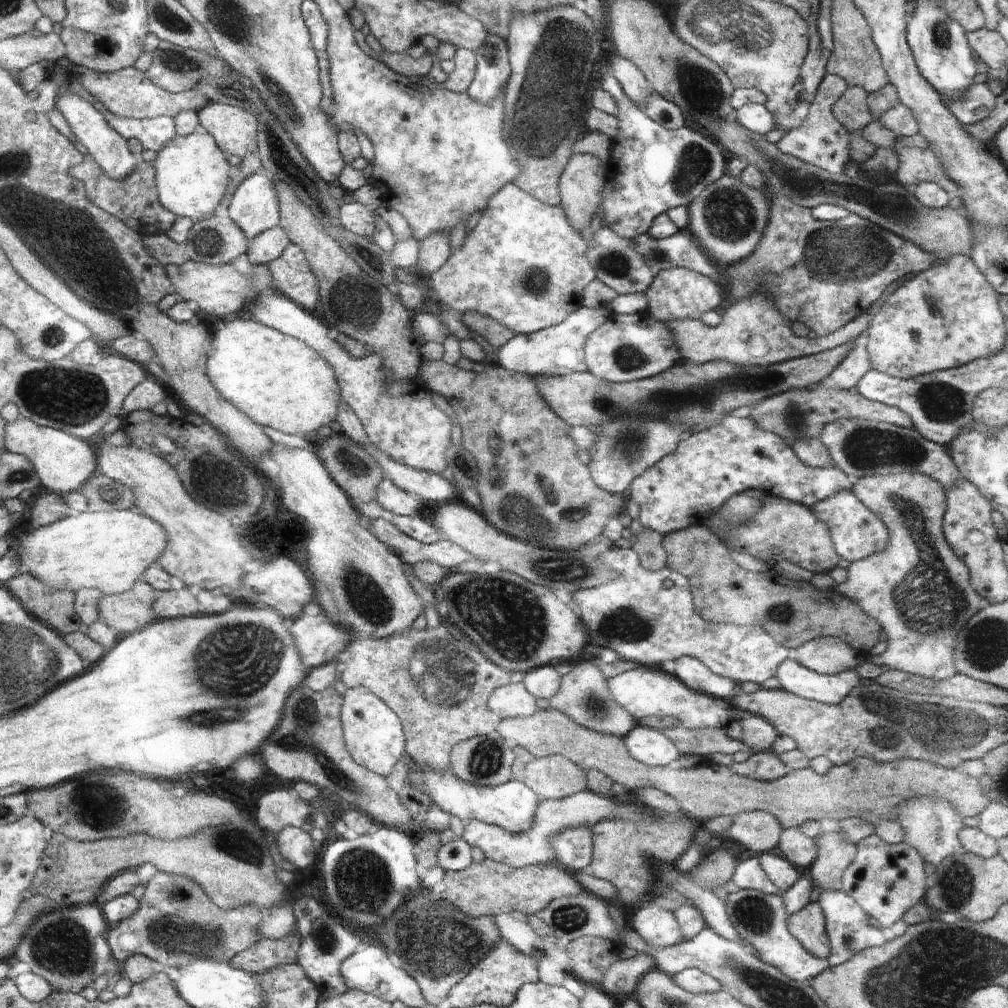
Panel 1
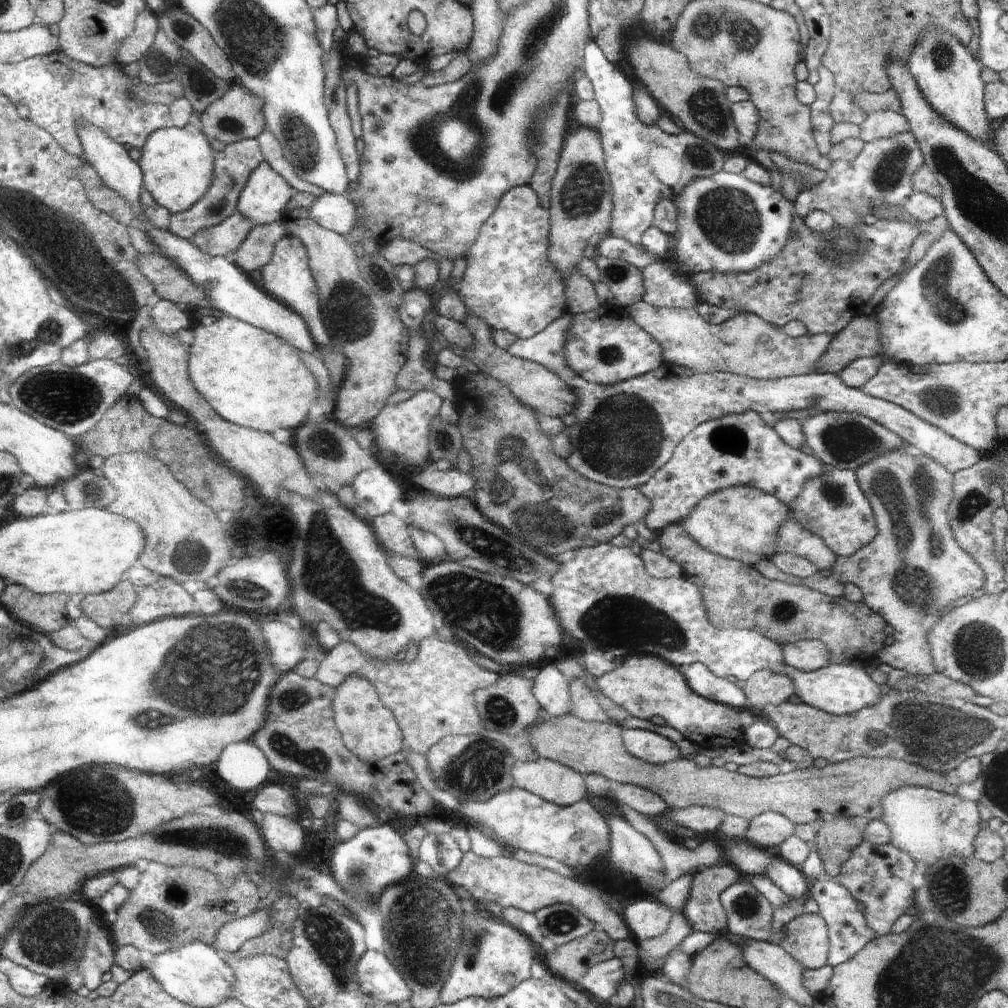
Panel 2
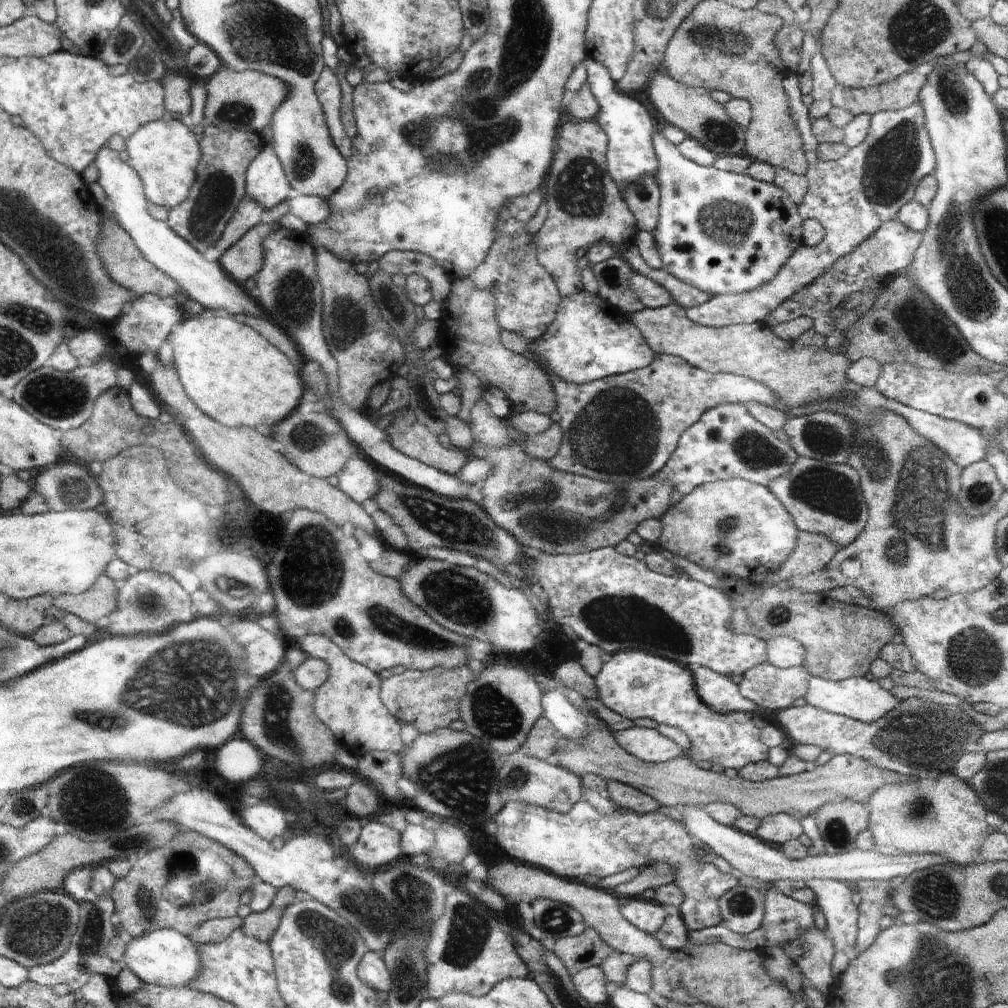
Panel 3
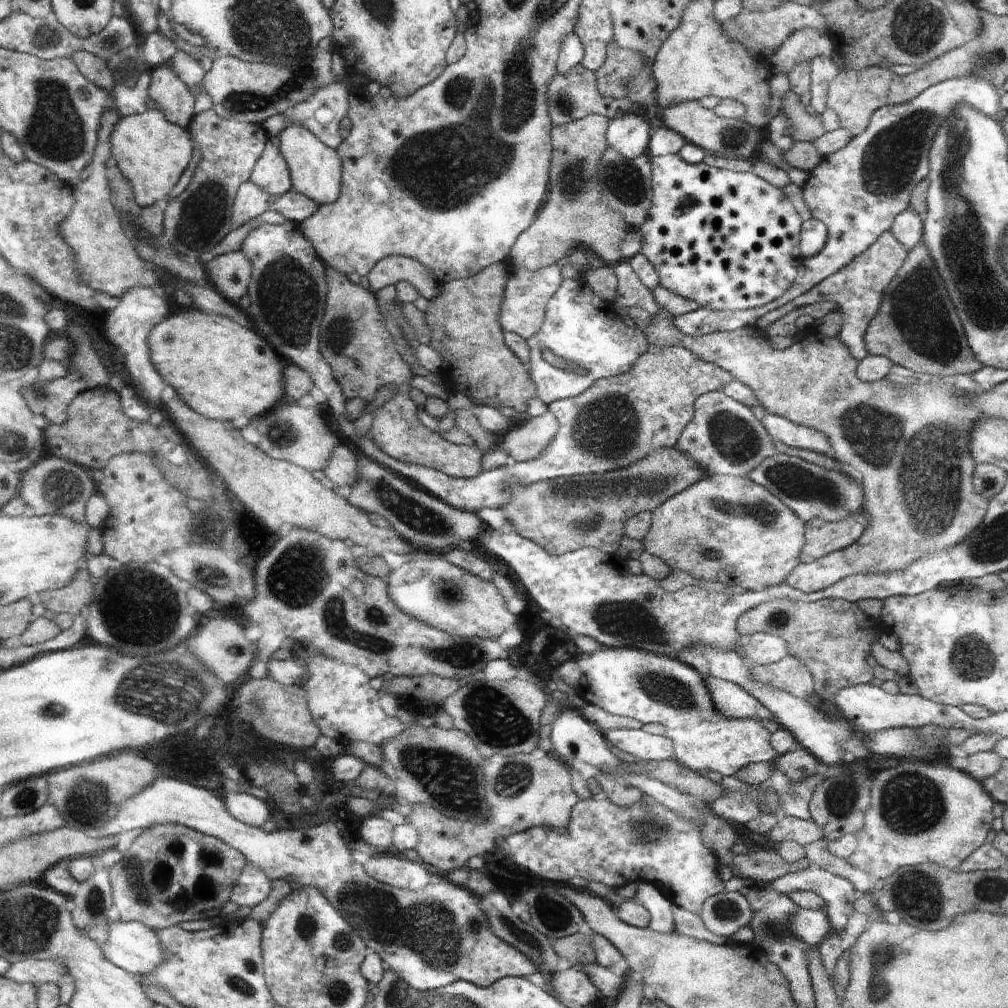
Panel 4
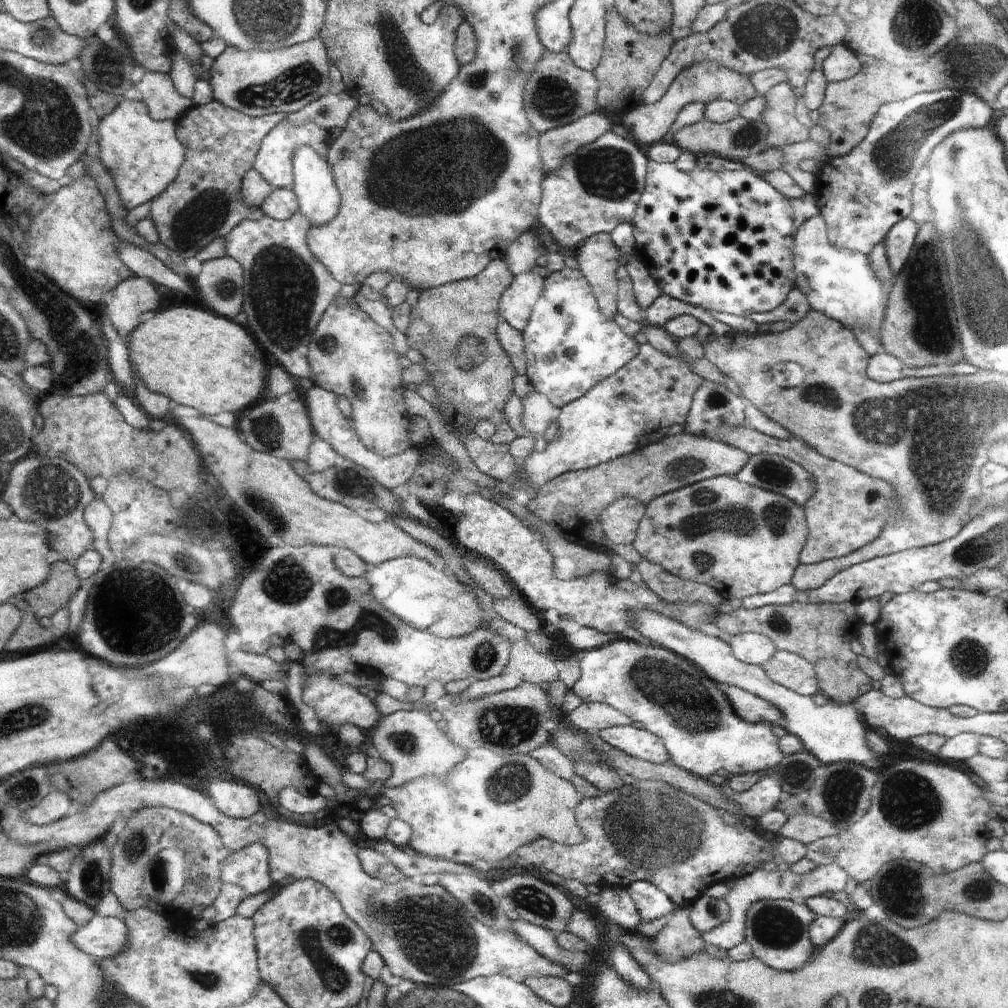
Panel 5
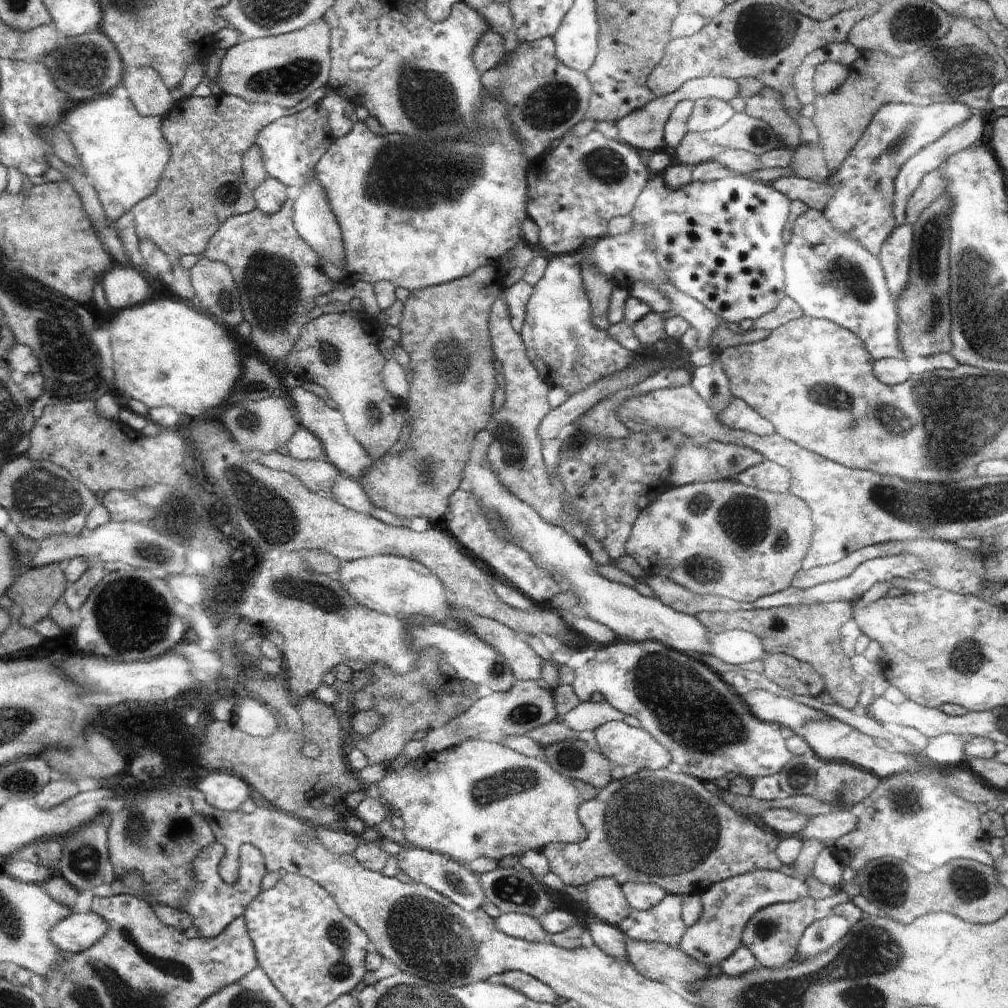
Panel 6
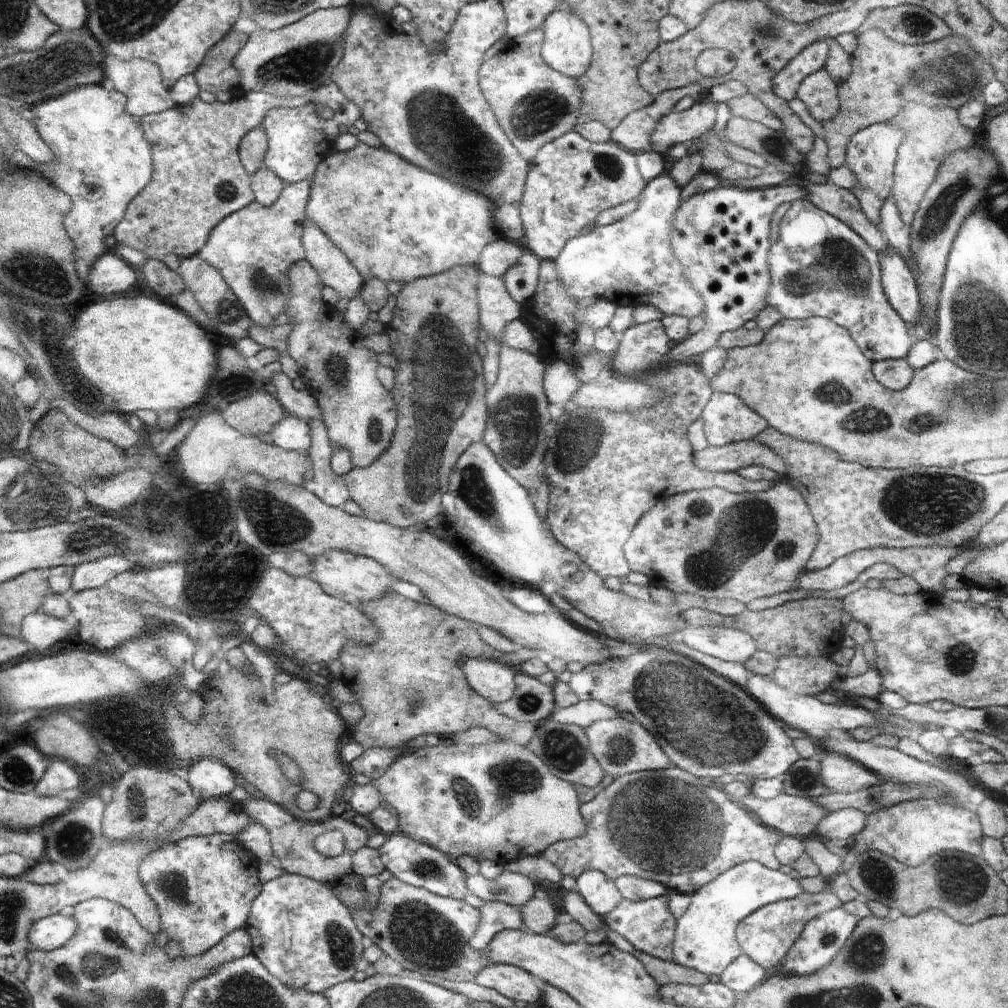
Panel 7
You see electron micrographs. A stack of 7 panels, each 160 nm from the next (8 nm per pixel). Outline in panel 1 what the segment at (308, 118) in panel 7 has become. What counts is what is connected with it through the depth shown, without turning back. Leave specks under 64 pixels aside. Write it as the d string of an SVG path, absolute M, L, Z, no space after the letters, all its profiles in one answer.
M266 174L246 176L227 202L225 215L243 229L249 241L280 224L278 188Z

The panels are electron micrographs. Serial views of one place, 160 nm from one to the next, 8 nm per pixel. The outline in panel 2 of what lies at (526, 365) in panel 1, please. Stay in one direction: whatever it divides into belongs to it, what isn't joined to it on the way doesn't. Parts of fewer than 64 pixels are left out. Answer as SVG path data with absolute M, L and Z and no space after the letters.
M566 312L533 337L517 338L508 347L508 352L511 352L513 357L538 363L547 370L556 373L562 380L567 381L579 396L579 404L572 412L576 416L577 422L569 427L566 432L571 437L573 448L572 454L566 460L582 476L600 484L629 489L647 483L656 474L656 471L660 470L670 460L676 445L680 444L682 439L689 432L692 432L696 426L706 423L710 419L748 411L757 412L766 418L768 414L787 413L788 411L802 409L811 410L813 414L836 411L837 413L847 412L864 415L889 428L889 431L895 432L901 439L906 440L915 451L934 459L951 473L972 466L983 456L981 452L971 449L967 444L956 440L953 436L938 427L932 426L929 422L923 421L909 410L894 403L871 397L862 389L847 387L838 375L832 373L806 373L805 375L788 375L779 379L764 380L722 371L697 373L689 368L668 364L665 360L655 371L647 372L646 375L641 377L634 377L613 385L597 385L588 382L577 372L574 372L565 357L566 337L572 323L573 315Z

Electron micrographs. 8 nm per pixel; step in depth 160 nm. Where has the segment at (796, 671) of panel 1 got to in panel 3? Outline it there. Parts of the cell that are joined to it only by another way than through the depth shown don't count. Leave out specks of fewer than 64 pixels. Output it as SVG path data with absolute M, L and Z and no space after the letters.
M812 675L808 681L808 690L805 694L808 705L836 713L840 716L850 717L852 720L874 722L899 705L900 700L884 690L877 680L869 676L846 677L840 681L834 681L818 675Z

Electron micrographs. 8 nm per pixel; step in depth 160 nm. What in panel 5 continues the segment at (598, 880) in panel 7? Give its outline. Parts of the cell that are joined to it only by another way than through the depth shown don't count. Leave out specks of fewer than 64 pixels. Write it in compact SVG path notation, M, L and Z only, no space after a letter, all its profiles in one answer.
M603 887L600 894L602 898L597 904L600 912L608 920L614 920L622 930L634 932L644 922L627 889Z

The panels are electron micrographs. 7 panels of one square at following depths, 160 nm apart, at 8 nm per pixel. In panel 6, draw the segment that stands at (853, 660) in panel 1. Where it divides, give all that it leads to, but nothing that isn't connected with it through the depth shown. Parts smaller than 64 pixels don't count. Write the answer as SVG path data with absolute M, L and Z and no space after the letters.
M741 629L712 633L710 640L709 652L714 661L742 666L746 662L763 661L766 656L760 638Z

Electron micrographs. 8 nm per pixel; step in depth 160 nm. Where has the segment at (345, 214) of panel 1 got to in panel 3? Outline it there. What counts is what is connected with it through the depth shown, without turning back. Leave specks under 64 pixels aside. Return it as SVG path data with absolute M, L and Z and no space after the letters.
M294 193L286 201L289 206L289 212L301 218L310 227L325 223L331 215L328 200L319 196Z

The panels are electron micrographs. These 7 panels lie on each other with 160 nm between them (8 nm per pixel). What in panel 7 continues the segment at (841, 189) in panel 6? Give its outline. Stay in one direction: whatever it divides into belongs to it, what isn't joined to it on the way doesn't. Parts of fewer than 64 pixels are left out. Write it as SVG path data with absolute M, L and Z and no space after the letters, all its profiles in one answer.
M874 123L856 132L846 147L845 165L855 174L856 184L850 190L858 199L864 216L880 228L881 208L890 196L893 186L893 168L897 161L899 144L905 139L904 131L888 123Z

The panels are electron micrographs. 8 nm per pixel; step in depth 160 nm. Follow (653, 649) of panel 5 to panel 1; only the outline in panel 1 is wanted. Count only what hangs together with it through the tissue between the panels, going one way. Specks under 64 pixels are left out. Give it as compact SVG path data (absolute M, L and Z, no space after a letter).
M638 667L630 672L624 671L624 674L608 678L608 684L612 690L612 696L624 708L631 713L636 720L644 716L676 716L681 721L681 726L689 729L706 730L726 729L730 722L730 712L728 708L718 706L710 695L693 691L685 684L667 676L662 670L652 670L651 667Z

